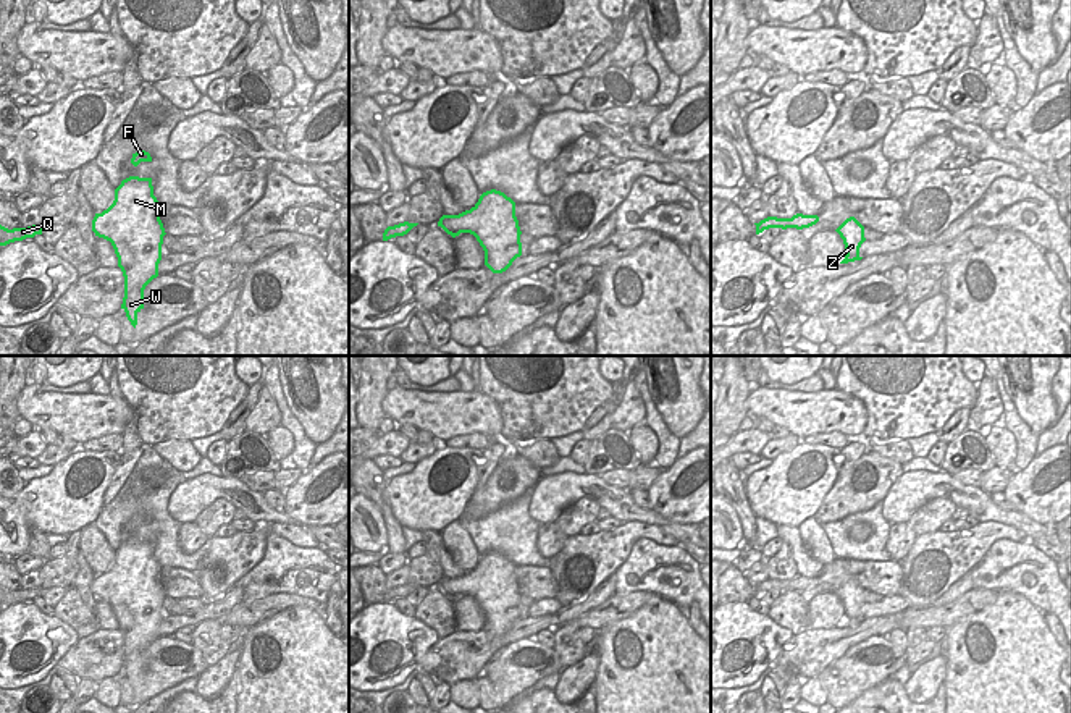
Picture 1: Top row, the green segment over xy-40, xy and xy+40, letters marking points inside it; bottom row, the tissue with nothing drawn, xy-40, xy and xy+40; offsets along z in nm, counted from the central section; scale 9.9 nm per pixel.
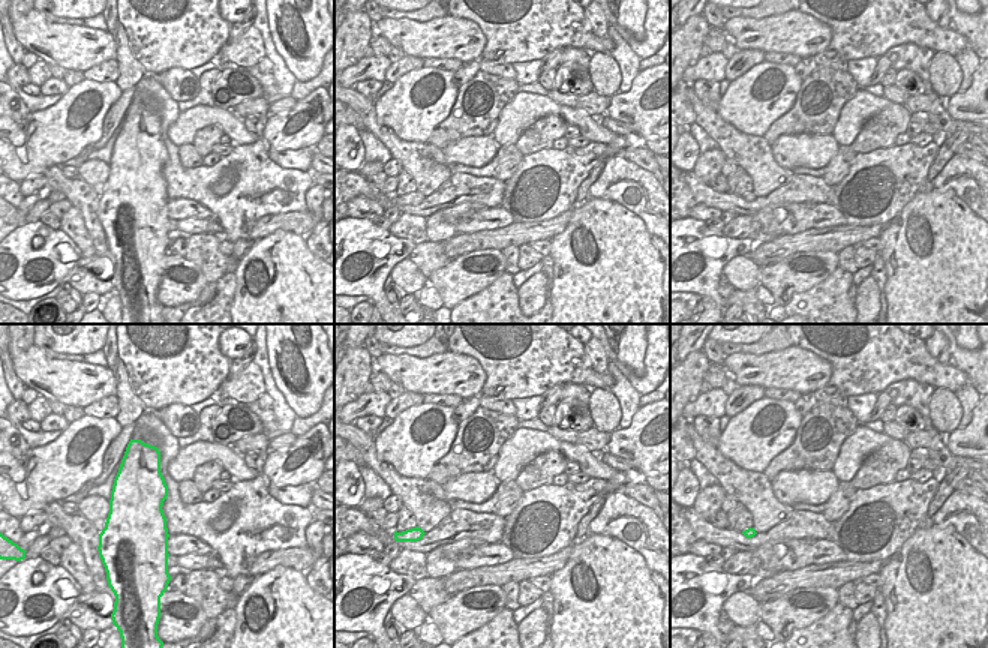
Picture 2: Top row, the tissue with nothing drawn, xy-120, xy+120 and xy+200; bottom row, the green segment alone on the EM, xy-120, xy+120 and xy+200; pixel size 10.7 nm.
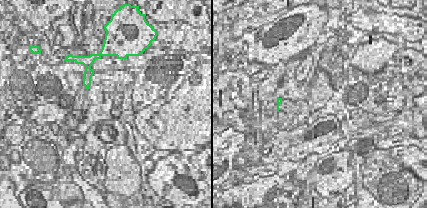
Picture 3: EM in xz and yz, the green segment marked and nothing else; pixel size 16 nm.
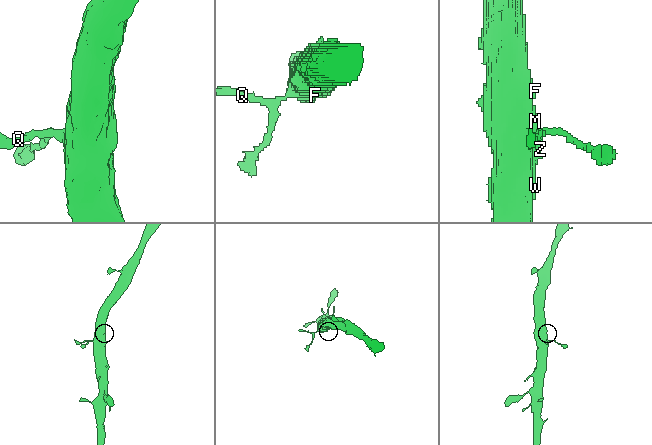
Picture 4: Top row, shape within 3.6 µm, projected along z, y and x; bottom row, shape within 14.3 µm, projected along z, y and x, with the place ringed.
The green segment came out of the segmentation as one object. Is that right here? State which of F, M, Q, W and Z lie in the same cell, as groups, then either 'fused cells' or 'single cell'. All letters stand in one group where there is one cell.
F M Q W Z; single cell

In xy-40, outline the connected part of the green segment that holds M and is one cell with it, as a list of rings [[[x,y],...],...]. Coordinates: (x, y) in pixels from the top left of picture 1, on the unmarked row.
[[[129,538],[115,551],[113,566],[92,582],[95,598],[110,603],[118,619],[124,639],[121,671],[134,690],[144,671],[144,652],[158,639],[166,597],[160,571],[152,540]]]

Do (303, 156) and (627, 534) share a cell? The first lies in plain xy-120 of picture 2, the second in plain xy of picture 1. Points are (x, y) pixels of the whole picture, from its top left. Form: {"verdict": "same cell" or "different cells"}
{"verdict": "same cell"}

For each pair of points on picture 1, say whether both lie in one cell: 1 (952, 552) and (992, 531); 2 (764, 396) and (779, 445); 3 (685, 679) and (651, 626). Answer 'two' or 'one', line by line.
1: one
2: two
3: one

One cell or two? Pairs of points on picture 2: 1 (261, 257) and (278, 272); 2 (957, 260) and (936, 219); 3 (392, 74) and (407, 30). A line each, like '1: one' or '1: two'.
1: one
2: one
3: two

